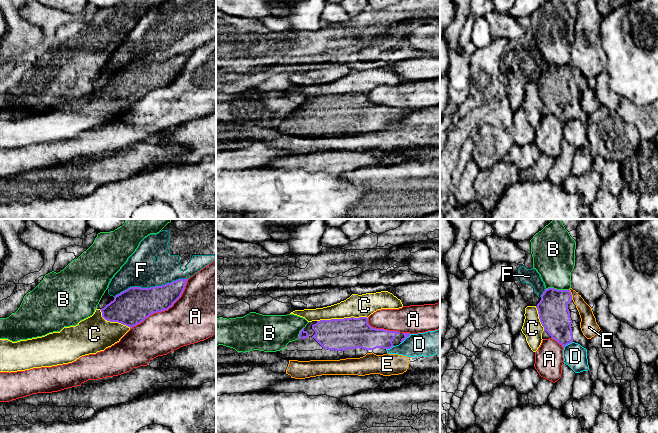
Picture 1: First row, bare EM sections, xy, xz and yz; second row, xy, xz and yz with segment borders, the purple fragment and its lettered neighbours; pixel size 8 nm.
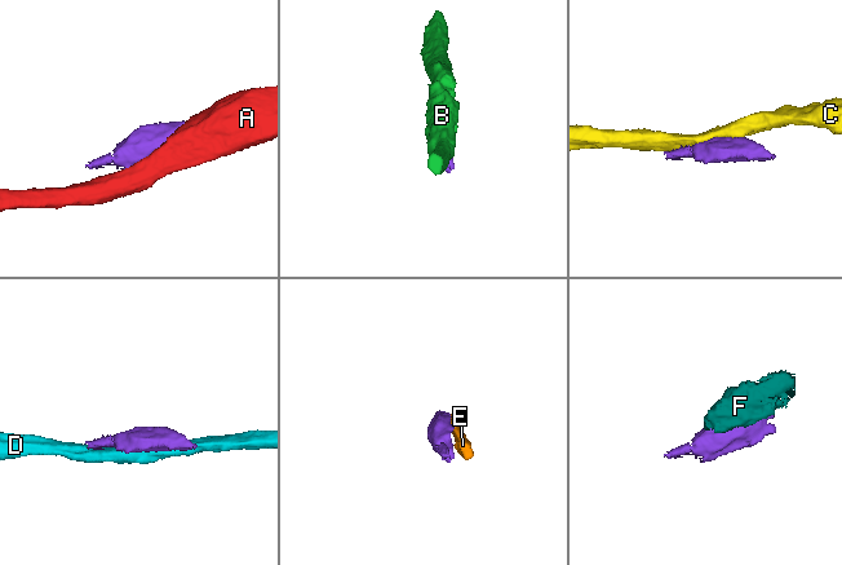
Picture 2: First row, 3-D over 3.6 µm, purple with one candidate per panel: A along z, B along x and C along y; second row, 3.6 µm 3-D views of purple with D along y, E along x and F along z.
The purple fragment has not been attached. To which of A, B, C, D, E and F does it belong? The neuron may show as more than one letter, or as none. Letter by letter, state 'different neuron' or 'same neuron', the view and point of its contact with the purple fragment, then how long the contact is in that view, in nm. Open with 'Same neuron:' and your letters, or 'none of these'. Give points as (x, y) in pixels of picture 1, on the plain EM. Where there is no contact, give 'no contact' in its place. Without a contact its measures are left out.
Same neuron: none of these
A: different neuron | xy (164, 86) | 600 nm
B: different neuron | yz (556, 65) | 180 nm
C: different neuron | xz (342, 95) | 400 nm
D: different neuron | yz (567, 120) | 90 nm
E: different neuron | yz (570, 70) | 90 nm
F: different neuron | xy (150, 63) | 600 nm

